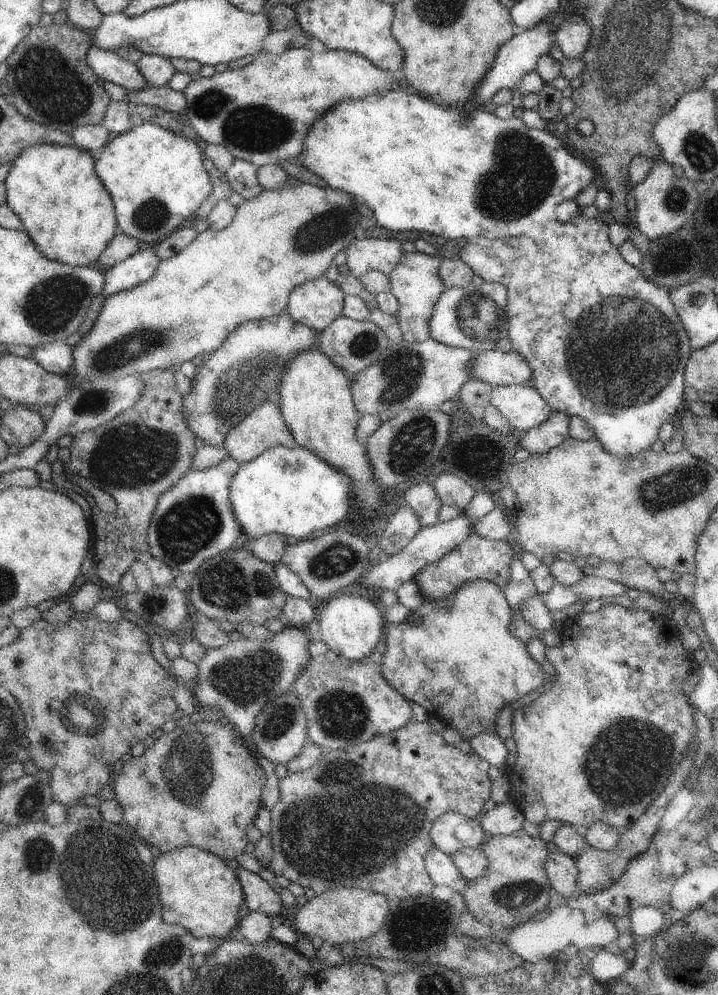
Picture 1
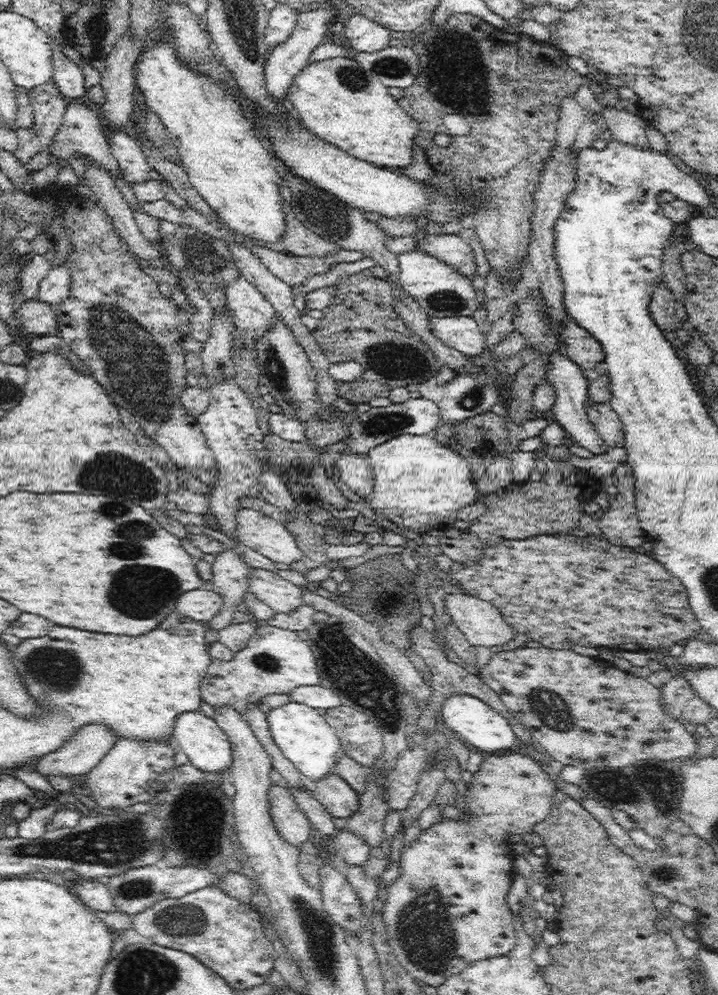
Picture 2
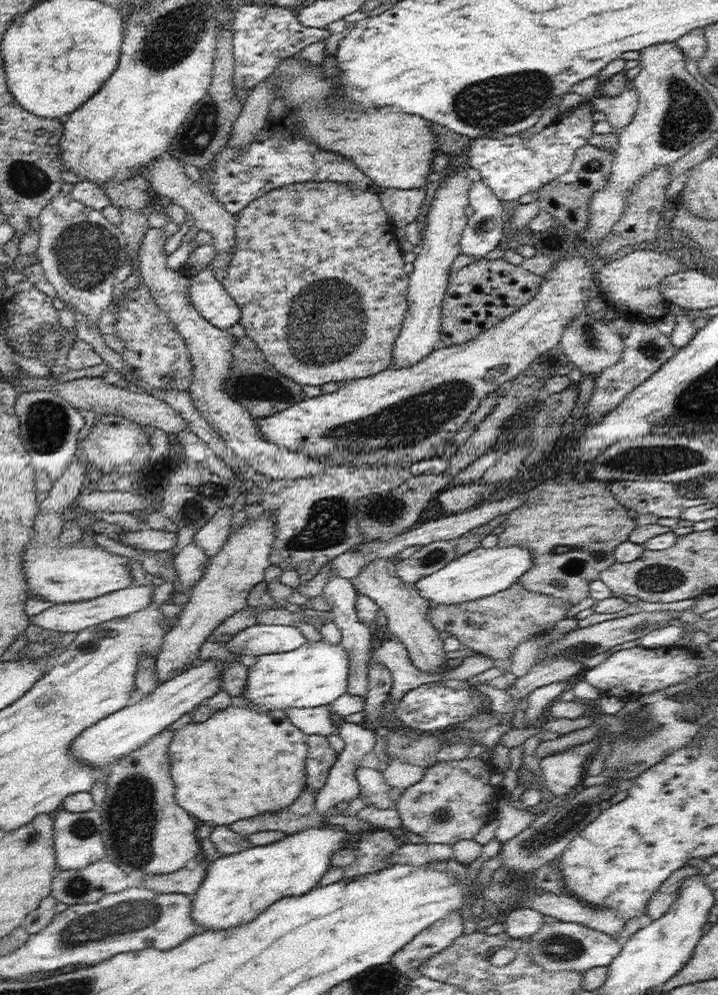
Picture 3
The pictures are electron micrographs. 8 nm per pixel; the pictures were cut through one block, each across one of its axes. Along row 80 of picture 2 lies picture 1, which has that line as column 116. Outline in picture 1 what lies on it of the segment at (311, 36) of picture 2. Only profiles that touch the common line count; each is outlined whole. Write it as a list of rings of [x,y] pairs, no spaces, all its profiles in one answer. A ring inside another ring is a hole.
[[[146,246],[136,254],[129,256],[124,262],[104,271],[105,285],[103,296],[109,297],[117,292],[134,288],[154,276],[158,265],[162,262],[156,248]]]

